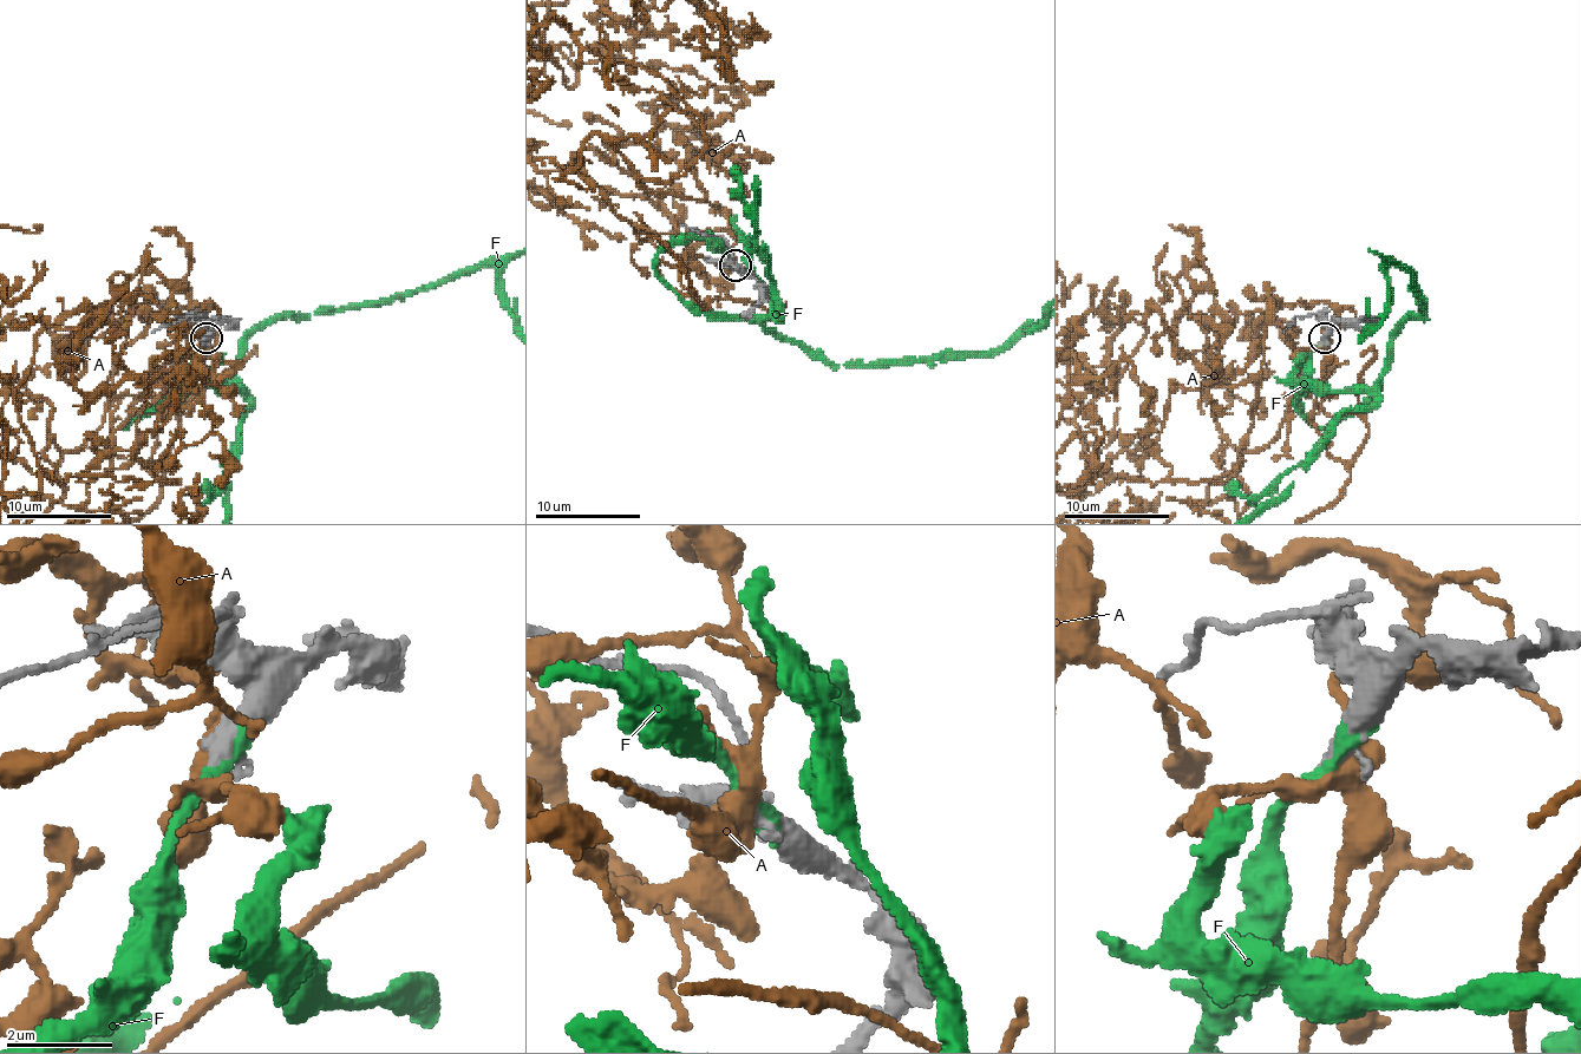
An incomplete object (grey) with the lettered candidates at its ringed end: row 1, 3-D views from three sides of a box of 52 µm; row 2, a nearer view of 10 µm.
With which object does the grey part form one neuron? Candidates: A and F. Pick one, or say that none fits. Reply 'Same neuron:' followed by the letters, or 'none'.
Same neuron: F

